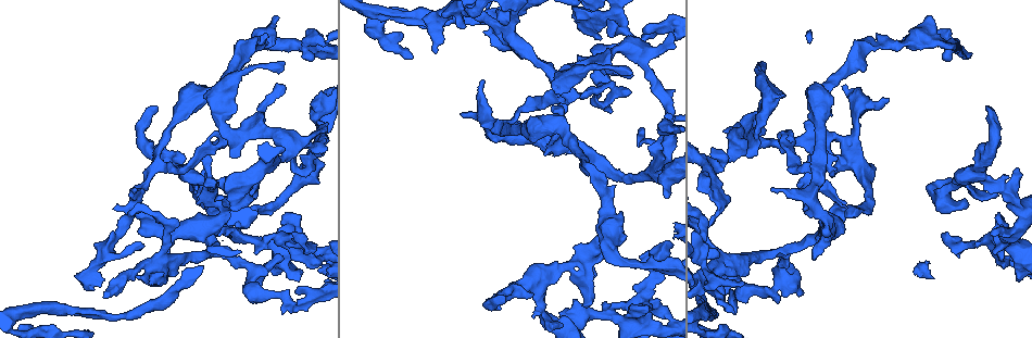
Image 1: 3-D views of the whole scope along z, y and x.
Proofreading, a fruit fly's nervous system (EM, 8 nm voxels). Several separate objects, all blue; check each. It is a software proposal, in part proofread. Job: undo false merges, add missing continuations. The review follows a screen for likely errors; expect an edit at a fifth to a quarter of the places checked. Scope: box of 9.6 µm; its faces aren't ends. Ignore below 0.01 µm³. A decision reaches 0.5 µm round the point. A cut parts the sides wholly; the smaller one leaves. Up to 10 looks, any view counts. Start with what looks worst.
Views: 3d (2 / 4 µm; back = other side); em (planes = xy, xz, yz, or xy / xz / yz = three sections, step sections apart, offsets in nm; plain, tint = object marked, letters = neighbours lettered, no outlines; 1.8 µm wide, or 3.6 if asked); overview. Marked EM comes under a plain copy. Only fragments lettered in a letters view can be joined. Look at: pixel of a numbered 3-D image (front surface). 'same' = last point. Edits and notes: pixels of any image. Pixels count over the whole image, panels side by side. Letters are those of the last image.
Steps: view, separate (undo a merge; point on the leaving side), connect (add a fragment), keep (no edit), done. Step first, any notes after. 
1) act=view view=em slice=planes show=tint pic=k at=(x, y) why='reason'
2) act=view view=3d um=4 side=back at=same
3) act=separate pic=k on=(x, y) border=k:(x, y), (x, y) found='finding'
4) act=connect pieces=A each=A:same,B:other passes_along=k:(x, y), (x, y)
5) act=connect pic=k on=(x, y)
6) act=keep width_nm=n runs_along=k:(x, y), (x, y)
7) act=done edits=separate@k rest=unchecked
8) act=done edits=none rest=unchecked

act=view view=em slice=planes show=tint pic=1 at=(658, 163) why='thick turns thin'

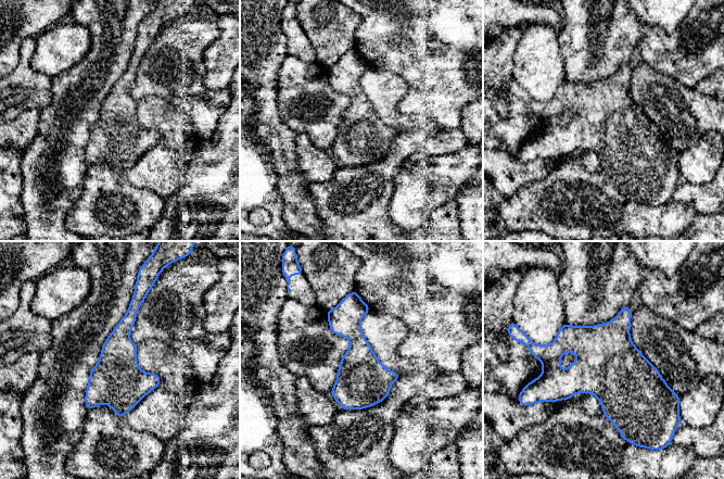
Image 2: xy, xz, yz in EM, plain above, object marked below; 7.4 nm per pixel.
act=view view=em slice=planes show=letters at=same why='see the neighbours'

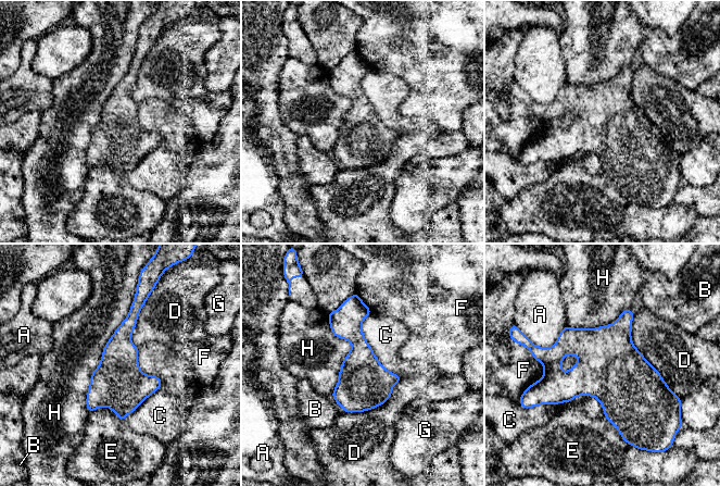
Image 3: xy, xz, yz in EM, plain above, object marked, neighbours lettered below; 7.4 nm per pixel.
act=keep width_nm=380 each=A:other,B:other,C:other,D:other,E:other,F:other,G:other,H:other border=3:(138, 348), (161, 385), (124, 420) found='continuous, no second neuron'

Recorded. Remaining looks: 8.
act=view view=3d um=2 pic=1 at=(273, 246) why='arms run side by side'

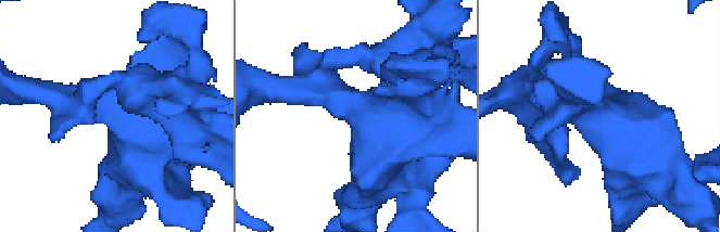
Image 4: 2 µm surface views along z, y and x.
act=view view=em slice=xz step=16 show=tint pic=4 at=(357, 106)

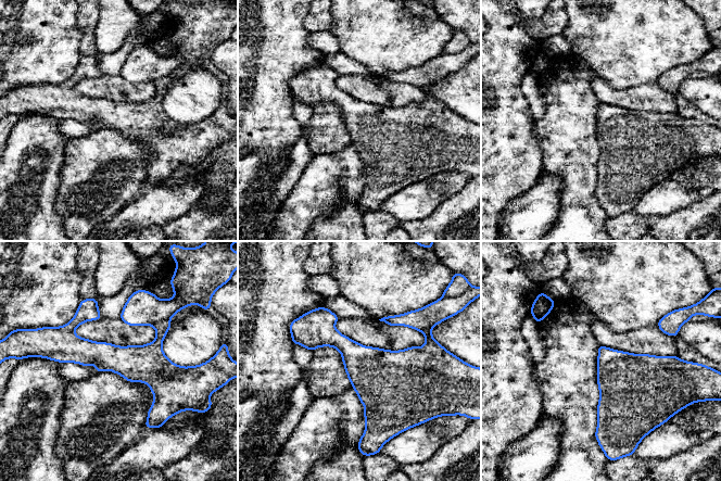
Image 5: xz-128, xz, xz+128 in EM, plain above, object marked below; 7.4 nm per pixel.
act=view view=em slice=xz step=16 show=letters at=same

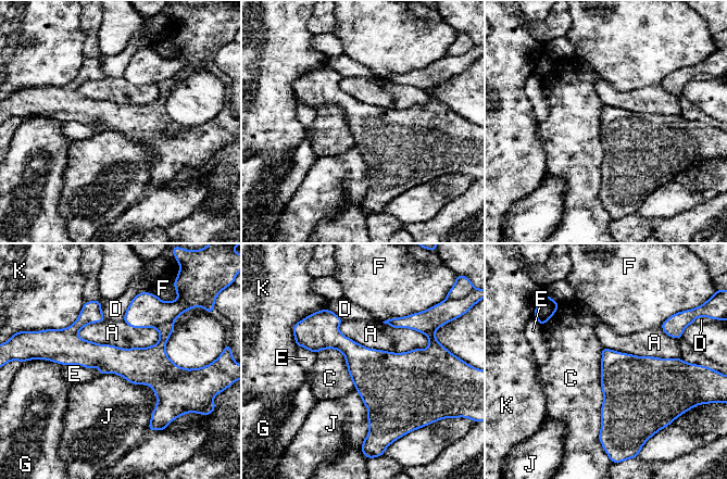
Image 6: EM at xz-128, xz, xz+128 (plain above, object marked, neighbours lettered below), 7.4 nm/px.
act=keep each=A:other,C:other,D:other,E:other,F:other,G:other,J:other,K:other runs_along=6:(57, 360), (103, 356), (183, 370) found='one neuron here'

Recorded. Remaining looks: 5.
act=view view=3d um=4 side=back pic=1 at=(254, 273) why='four-way junction'

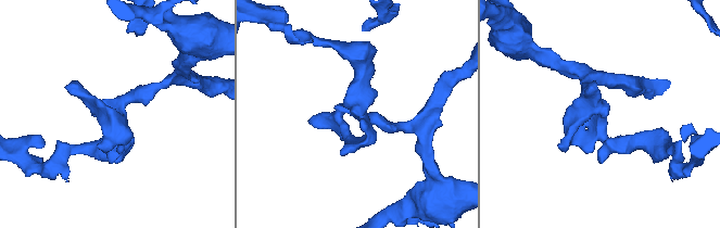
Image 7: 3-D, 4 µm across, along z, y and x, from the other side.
act=view view=em slice=xy step=16 show=tint pic=7 at=(359, 117) arms=4

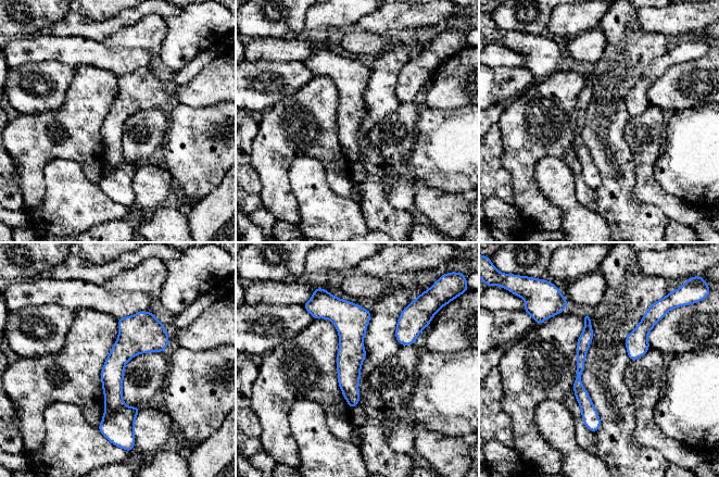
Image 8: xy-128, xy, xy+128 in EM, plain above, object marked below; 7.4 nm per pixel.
act=view view=em slice=xy step=16 show=letters at=same

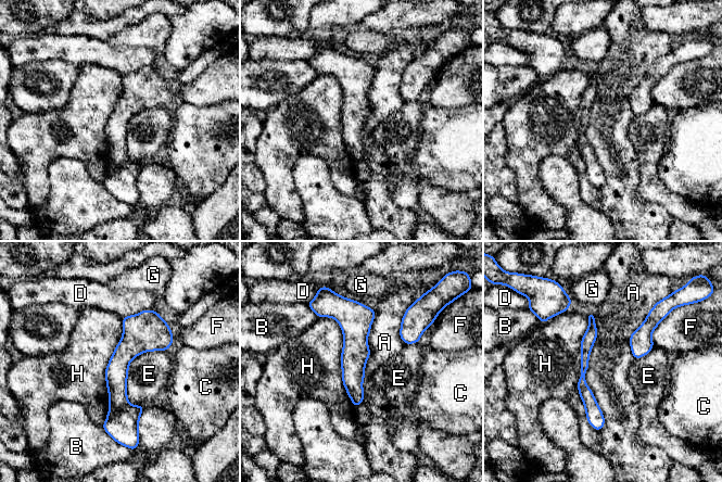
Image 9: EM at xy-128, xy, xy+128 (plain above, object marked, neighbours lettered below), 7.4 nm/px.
act=keep each=A:other,B:other,C:other,D:other,E:other,F:other,G:other,H:other runs_along=9:(154, 314), (117, 366), (113, 426) found='one neuron here'

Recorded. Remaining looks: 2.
act=view view=3d um=2 pic=1 at=(221, 181) why='arms part here'

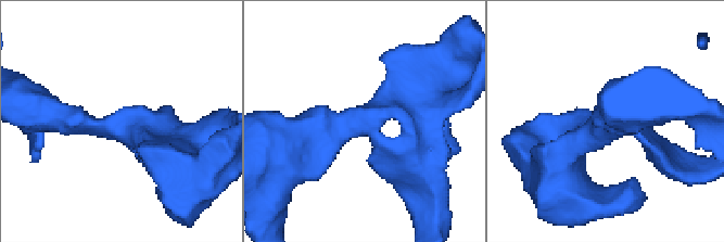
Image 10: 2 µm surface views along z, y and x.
act=view view=em slice=planes show=letters pic=10 at=(121, 122) arms=3 arm_widths_nm=180,340,380 why='need the tissue'

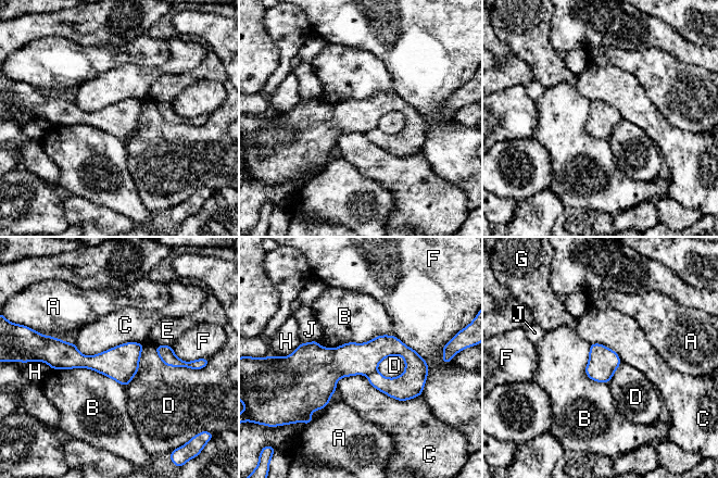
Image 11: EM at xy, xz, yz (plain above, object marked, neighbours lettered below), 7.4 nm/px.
act=keep width_nm=220 longest_contact=C:650nm each=A:other,B:other,C:other,D:other,E:other,F:other,G:other,H:other,J:other found='all the same neuron'

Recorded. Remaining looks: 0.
act=done edits=none rest=unchecked

